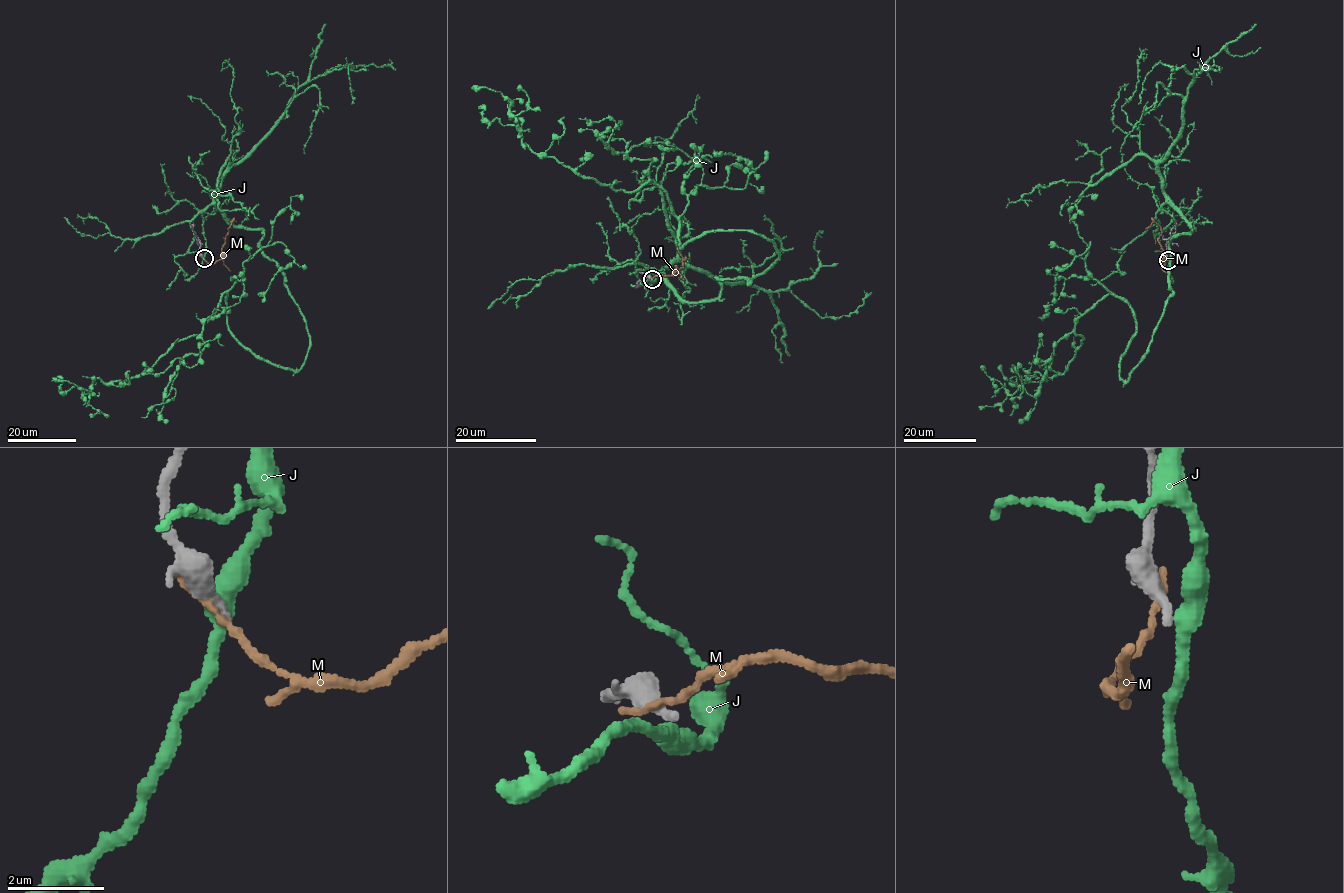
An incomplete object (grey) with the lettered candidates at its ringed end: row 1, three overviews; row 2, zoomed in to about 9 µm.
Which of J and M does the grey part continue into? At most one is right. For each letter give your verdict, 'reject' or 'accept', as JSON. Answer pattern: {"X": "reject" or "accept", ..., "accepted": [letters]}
{"J": "reject", "M": "reject", "accepted": []}

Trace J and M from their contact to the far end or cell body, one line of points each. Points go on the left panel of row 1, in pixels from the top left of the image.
J: (203, 258), (210, 206), (263, 231), (299, 369), (247, 349), (226, 293), (138, 375), (87, 401), (51, 381)
M: (202, 256), (213, 263), (221, 258), (221, 248), (231, 222), (227, 229)

